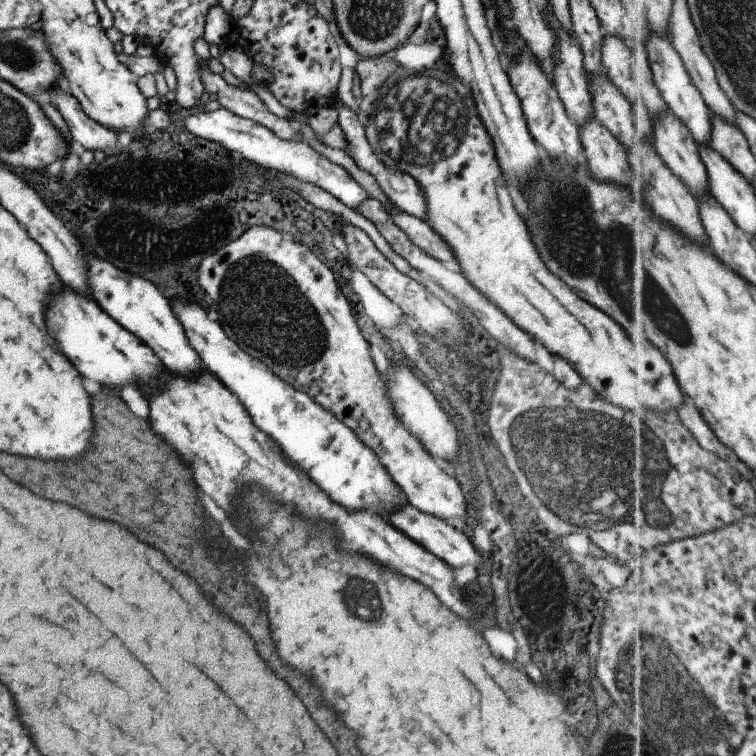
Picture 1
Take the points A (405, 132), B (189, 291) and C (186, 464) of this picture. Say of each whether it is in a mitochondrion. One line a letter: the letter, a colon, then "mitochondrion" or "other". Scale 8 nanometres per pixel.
A: mitochondrion
B: other
C: other

